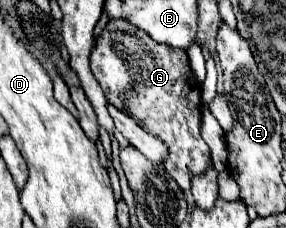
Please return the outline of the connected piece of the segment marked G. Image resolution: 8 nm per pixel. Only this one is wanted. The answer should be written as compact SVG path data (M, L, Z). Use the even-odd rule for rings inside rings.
M112 18L94 42L90 70L110 104L126 112L126 116L168 146L168 156L162 166L176 184L188 192L192 178L212 168L212 156L208 144L200 136L202 96L186 50L158 44L146 32L134 28L134 24Z

